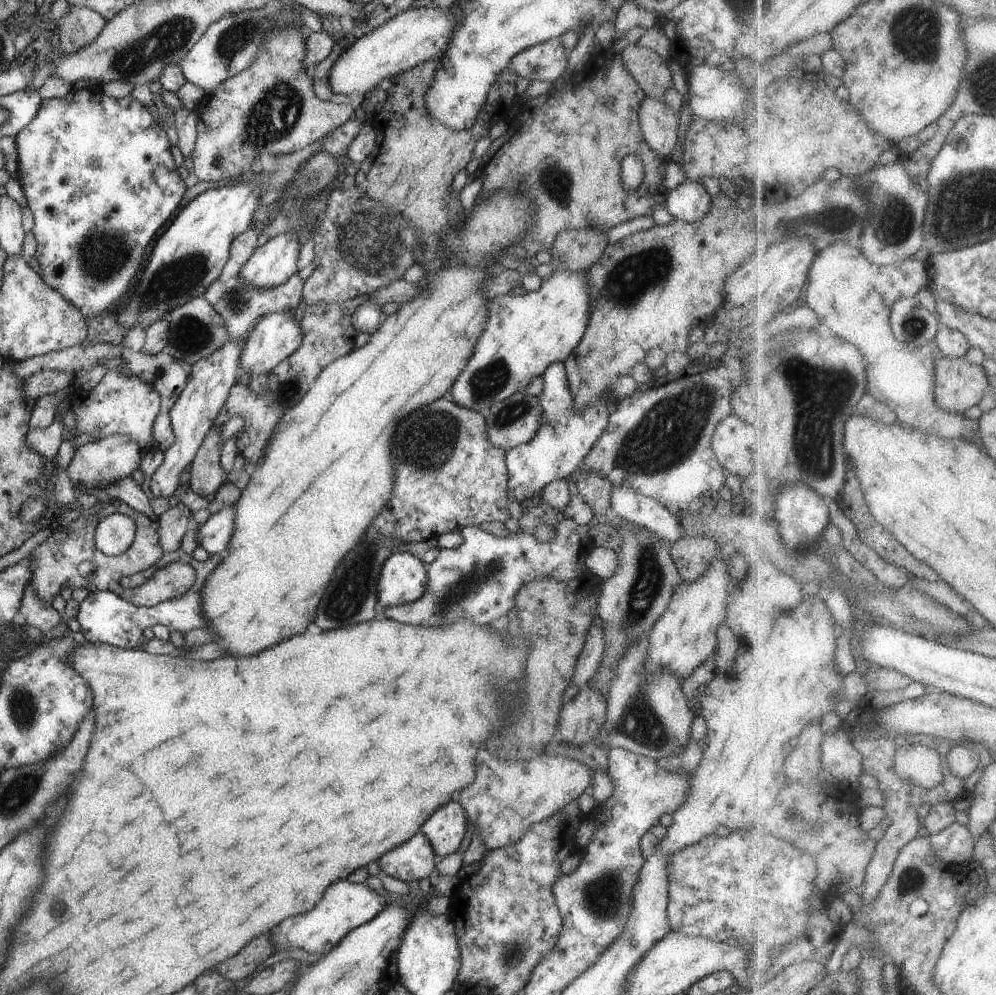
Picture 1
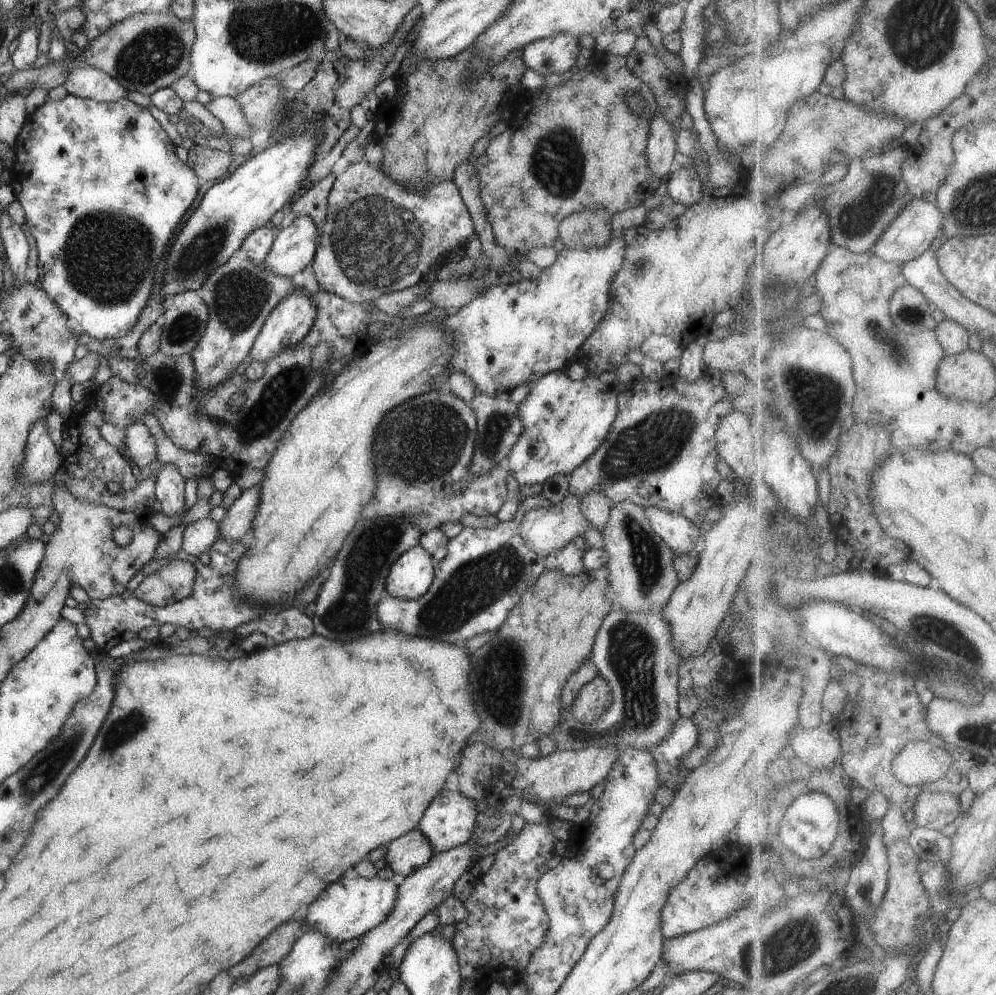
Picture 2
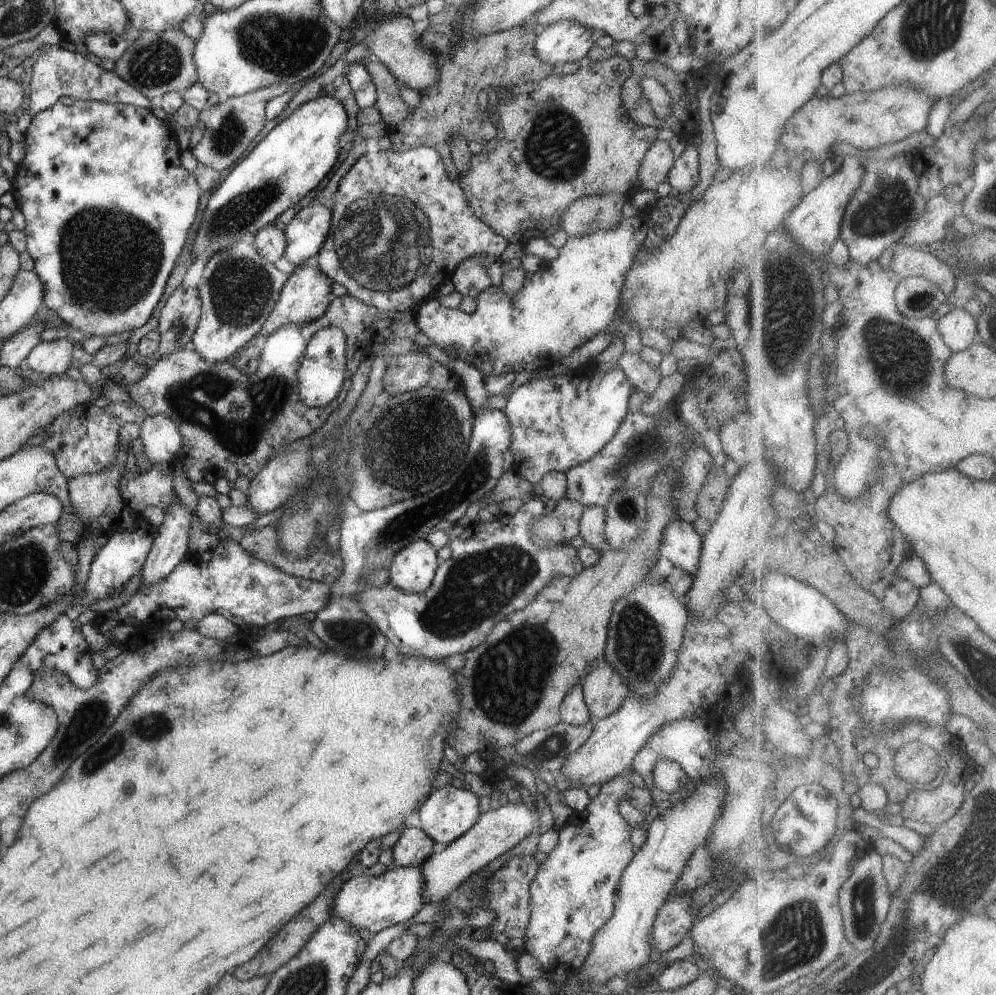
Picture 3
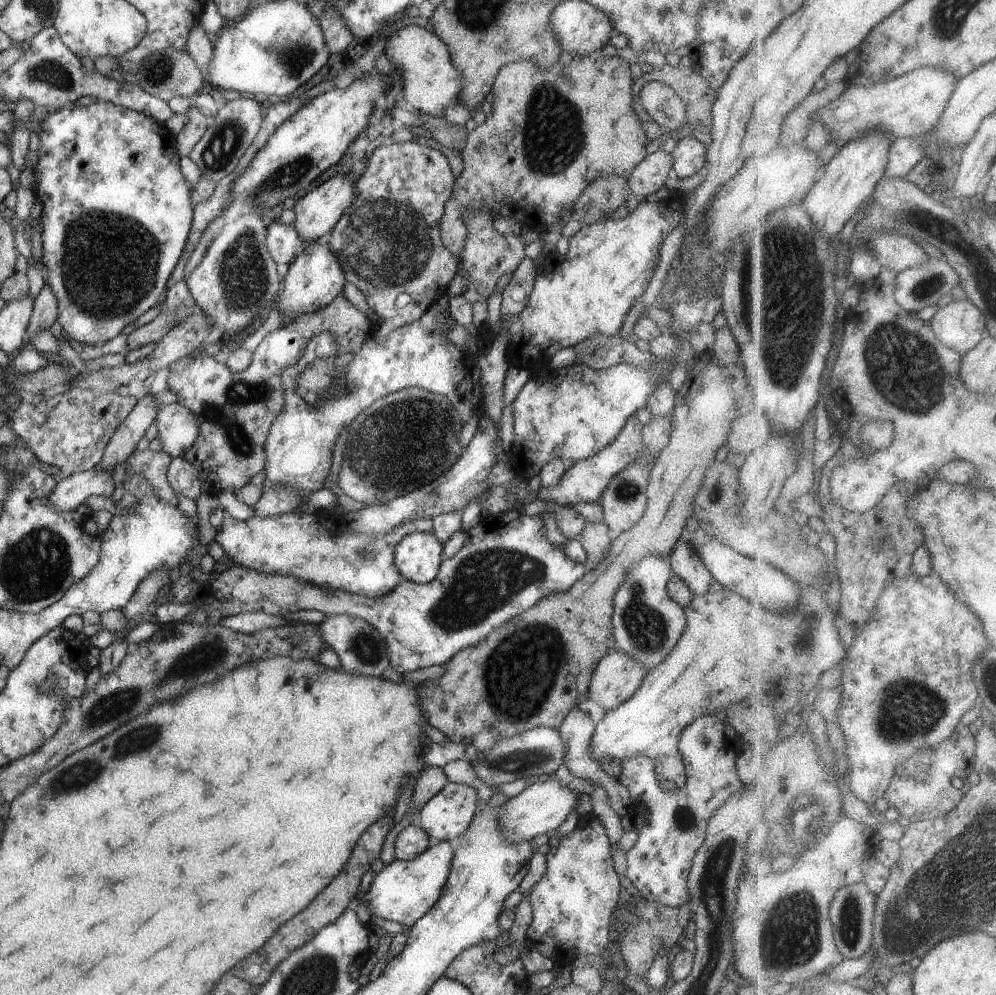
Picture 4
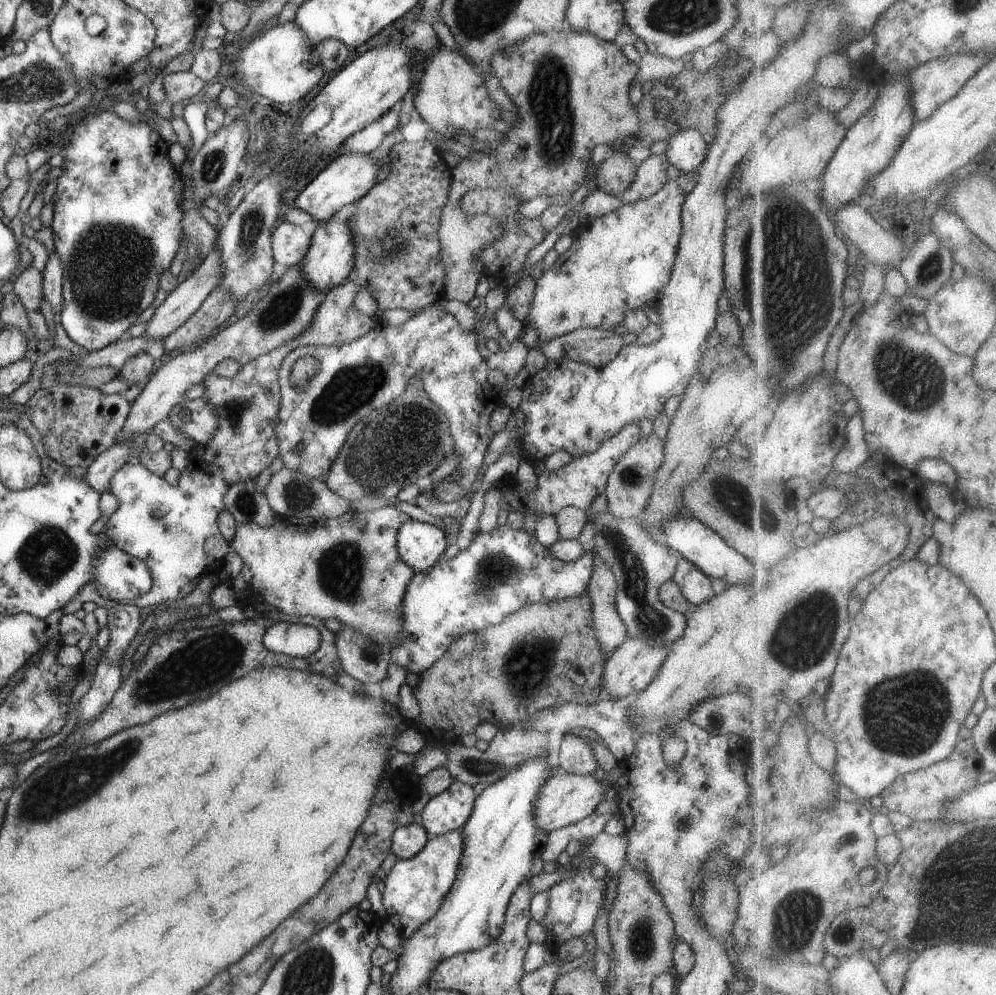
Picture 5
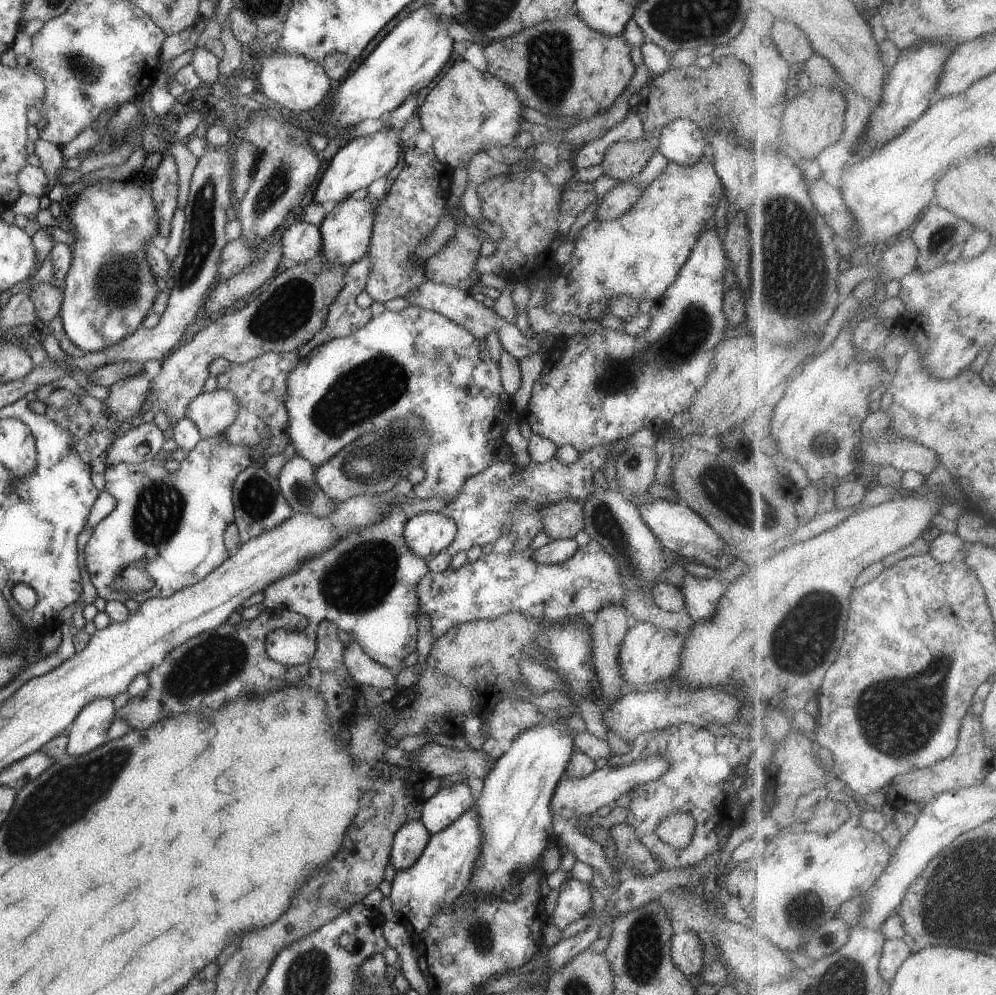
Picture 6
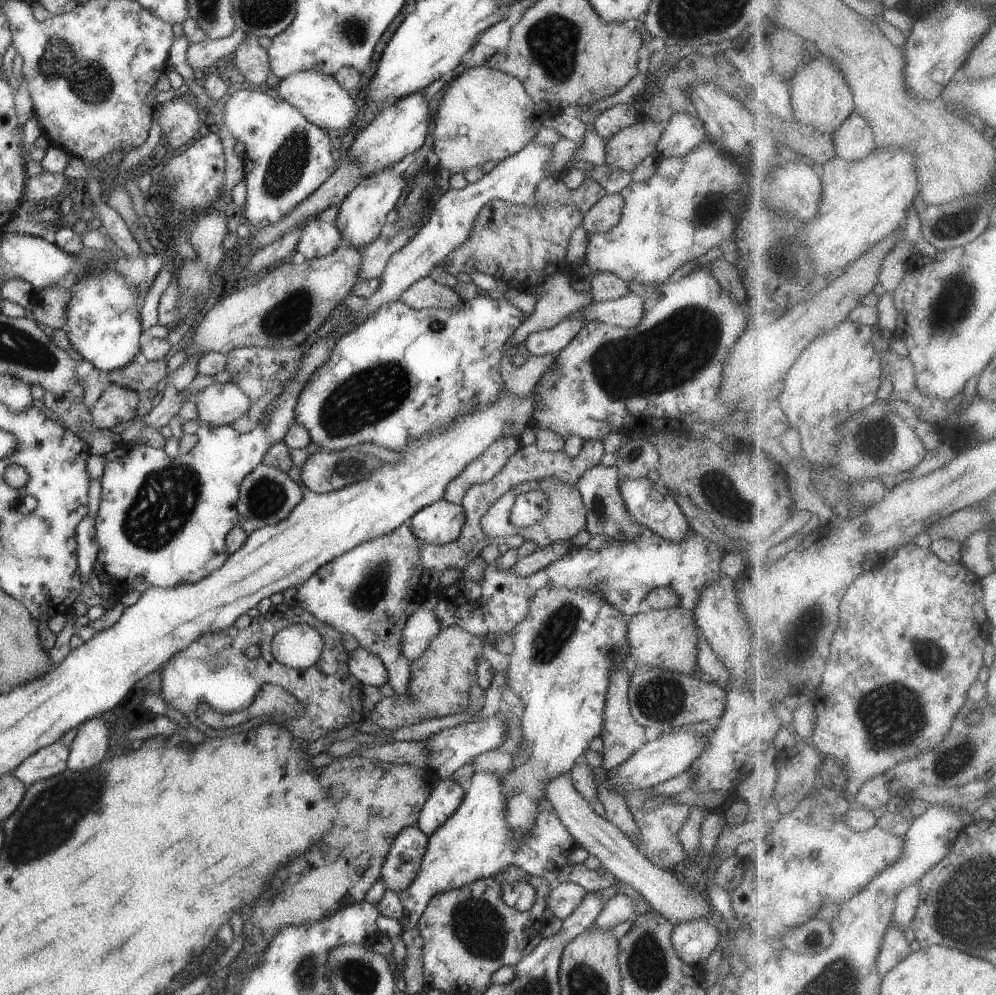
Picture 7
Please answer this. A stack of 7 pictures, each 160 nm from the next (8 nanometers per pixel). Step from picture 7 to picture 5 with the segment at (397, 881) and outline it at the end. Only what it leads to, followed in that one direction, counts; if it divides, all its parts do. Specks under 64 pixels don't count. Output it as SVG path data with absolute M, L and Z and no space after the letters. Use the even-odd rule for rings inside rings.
M412 822L398 827L391 838L391 851L398 859L416 856L426 846L430 838L420 822Z

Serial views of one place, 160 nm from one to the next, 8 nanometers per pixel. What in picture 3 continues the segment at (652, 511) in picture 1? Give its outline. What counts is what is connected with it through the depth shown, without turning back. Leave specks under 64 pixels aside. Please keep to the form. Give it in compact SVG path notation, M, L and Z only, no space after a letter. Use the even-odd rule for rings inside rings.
M680 518L674 519L664 527L659 554L694 576L698 568L701 542L702 537L692 527L692 523Z

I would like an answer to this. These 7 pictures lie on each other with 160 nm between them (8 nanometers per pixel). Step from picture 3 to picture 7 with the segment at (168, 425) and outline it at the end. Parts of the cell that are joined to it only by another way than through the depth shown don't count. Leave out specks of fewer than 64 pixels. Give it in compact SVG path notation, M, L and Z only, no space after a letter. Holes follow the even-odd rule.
M220 383L207 386L194 396L197 406L197 420L211 427L231 426L252 404L254 398L242 392L232 383Z

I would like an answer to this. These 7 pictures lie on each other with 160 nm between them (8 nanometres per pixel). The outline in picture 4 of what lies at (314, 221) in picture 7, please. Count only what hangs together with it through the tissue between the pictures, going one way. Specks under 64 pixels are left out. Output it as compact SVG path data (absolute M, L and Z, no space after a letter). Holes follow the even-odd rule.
M280 221L267 226L266 246L277 264L290 264L307 247L292 225Z

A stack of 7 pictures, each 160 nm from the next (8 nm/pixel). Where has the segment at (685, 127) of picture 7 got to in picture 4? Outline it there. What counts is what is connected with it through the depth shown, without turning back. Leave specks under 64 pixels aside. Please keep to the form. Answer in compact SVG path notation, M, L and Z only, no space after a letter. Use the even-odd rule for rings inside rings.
M692 135L678 142L671 154L674 158L673 170L679 178L690 178L702 170L707 161L706 145L706 141Z

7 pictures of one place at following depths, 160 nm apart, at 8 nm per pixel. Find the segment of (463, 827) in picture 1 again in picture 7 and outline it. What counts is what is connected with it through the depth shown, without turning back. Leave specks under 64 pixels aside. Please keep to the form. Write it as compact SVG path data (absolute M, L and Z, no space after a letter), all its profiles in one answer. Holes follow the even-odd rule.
M452 778L436 781L415 825L427 837L434 834L458 810L464 795L463 785L459 785Z

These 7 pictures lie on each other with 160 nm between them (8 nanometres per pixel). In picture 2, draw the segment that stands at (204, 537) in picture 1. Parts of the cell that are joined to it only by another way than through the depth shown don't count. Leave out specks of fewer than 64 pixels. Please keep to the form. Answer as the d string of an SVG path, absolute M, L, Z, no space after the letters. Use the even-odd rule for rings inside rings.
M259 486L242 491L242 494L227 508L223 519L218 523L219 539L240 541L251 528L252 519L259 503Z

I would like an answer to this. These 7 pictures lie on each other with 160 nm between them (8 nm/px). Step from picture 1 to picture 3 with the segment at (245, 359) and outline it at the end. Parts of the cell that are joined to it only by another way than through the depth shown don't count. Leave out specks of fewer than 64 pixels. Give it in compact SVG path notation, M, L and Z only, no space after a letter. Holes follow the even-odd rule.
M304 264L296 267L295 272L284 283L281 295L256 336L256 342L261 344L269 334L276 332L280 327L286 325L298 325L301 327L320 318L326 312L330 301L334 297L331 291L331 284L331 280L320 272L316 266L309 267Z

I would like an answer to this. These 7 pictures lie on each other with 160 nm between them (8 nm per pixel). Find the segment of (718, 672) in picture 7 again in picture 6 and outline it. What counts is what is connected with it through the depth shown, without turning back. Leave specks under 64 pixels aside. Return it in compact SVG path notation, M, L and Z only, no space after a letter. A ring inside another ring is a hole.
M595 486L593 493L583 504L585 532L616 561L625 588L623 607L638 621L653 624L659 629L672 629L686 636L695 625L688 614L662 610L653 599L657 579L675 563L673 553L666 552L656 535L644 522L639 508L623 497L614 487L604 490Z

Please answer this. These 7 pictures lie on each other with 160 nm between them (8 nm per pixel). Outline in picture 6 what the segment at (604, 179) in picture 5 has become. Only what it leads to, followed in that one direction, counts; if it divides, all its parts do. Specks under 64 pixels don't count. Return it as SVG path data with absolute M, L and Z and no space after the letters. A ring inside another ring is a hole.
M645 136L644 139L633 143L612 143L602 157L600 165L603 174L624 183L638 176L654 154L648 141L649 138Z

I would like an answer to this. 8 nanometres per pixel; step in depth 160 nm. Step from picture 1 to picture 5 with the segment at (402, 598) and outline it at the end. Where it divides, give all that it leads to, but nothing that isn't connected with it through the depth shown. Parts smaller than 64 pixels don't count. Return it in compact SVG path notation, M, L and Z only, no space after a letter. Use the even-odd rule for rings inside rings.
M415 519L405 522L397 534L399 557L415 573L427 573L443 557L447 534Z

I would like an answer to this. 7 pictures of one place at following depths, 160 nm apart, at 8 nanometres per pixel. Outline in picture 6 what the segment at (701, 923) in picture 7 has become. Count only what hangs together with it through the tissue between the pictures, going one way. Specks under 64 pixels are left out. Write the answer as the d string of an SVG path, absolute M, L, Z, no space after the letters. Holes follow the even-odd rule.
M694 931L673 934L671 940L671 959L684 976L696 977L705 963L704 944Z

